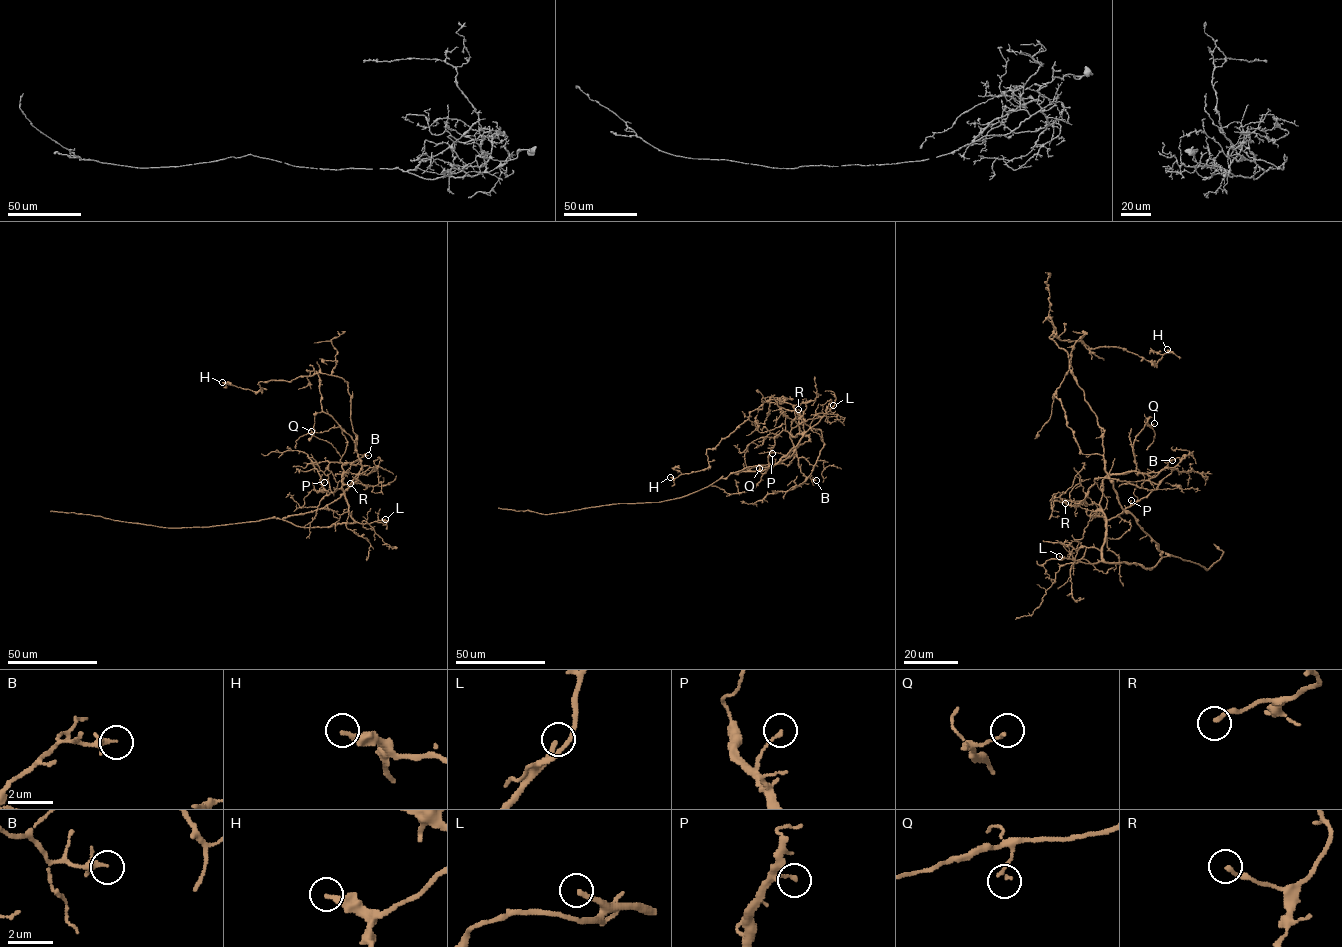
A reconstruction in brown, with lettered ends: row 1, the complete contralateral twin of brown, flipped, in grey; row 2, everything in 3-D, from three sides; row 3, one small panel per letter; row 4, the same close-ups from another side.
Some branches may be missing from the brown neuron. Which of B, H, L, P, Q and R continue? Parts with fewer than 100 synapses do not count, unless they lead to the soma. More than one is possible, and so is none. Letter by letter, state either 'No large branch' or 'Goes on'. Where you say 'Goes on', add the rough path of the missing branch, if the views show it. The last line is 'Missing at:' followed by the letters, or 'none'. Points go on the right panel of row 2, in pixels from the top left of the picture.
B: No large branch
H: No large branch
L: Goes on. Course of what is missing: (1059, 556), (1036, 548), (1028, 540), (1017, 497), (1012, 498)
P: No large branch
Q: No large branch
R: No large branch
Missing at: L

